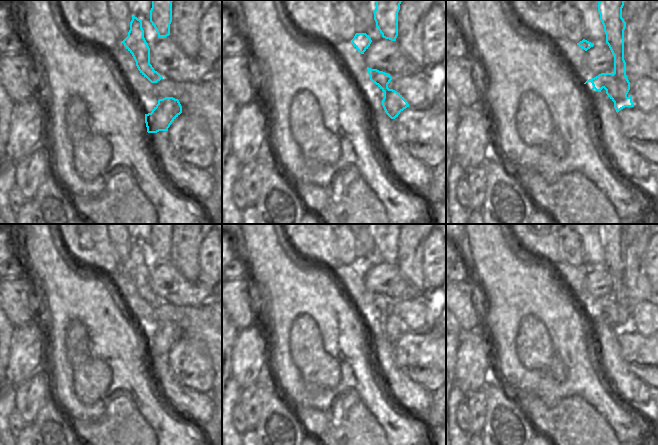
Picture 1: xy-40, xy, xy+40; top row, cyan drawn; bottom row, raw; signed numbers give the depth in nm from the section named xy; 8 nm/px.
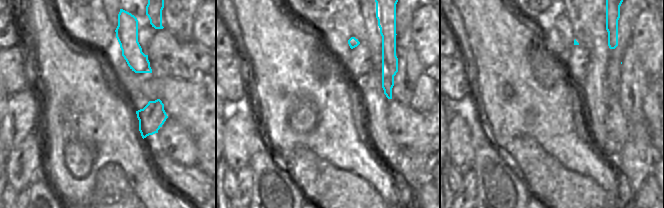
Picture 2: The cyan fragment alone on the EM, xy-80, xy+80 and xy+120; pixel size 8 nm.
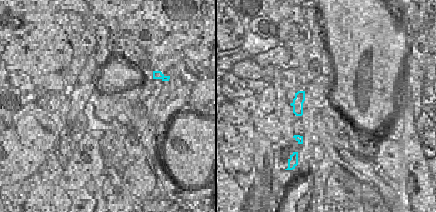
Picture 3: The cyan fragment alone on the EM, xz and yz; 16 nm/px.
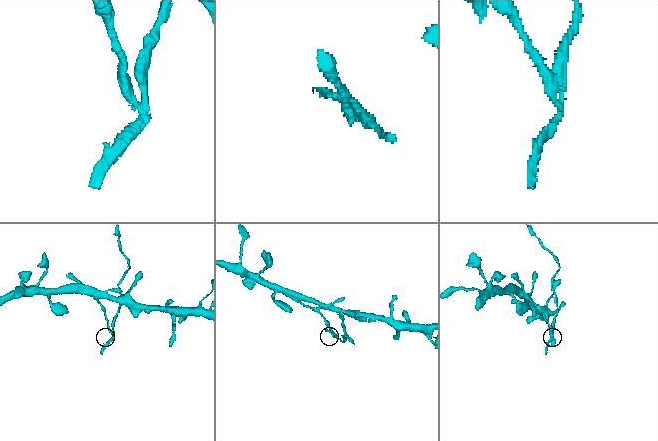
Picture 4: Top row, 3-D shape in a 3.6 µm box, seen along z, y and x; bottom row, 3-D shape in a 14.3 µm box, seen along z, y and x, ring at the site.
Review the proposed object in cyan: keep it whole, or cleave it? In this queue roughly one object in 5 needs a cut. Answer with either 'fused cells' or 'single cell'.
fused cells

